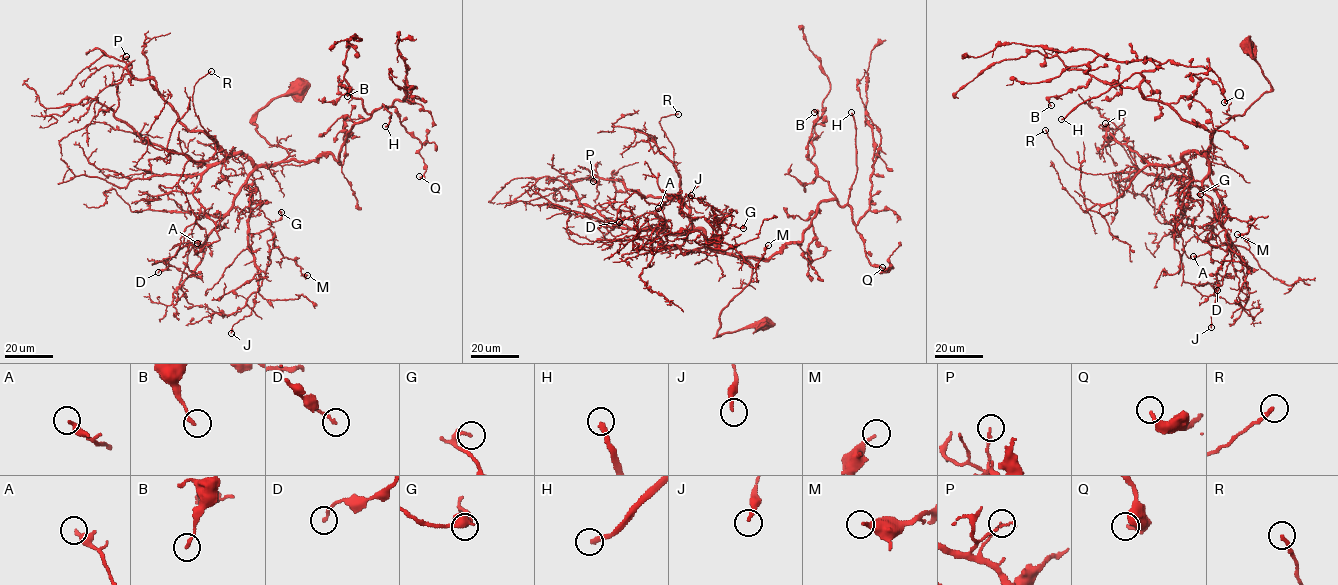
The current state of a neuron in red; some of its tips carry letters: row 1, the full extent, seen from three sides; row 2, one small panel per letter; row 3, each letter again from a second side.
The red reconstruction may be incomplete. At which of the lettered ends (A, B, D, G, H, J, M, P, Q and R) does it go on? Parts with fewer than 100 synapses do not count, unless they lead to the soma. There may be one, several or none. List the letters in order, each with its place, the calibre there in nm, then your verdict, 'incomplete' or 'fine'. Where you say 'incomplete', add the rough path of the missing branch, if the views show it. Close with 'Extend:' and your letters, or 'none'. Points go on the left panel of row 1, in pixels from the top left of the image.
A: at (197, 243); 200 nm thick; fine
B: at (347, 96); 170 nm thick; fine
D: at (158, 272); 150 nm thick; fine
G: at (281, 212); 130 nm thick; fine
H: at (385, 126); 240 nm thick; incomplete
J: at (231, 333); 200 nm thick; fine
M: at (307, 275); 220 nm thick; fine
P: at (126, 56); 110 nm thick; fine
Q: at (419, 176); 240 nm thick; fine
R: at (211, 71); 190 nm thick; fine
Extend: H

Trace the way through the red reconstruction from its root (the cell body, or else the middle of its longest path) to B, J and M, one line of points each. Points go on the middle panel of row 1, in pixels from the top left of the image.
B: (762, 322), (717, 334), (749, 281), (747, 258), (801, 242), (816, 206), (835, 198), (808, 157), (814, 112)
J: (762, 322), (718, 336), (719, 314), (749, 282), (752, 266), (709, 247), (722, 232), (711, 206), (691, 195)
M: (762, 322), (718, 336), (719, 314), (752, 266), (709, 245), (714, 234), (755, 268), (768, 245)

